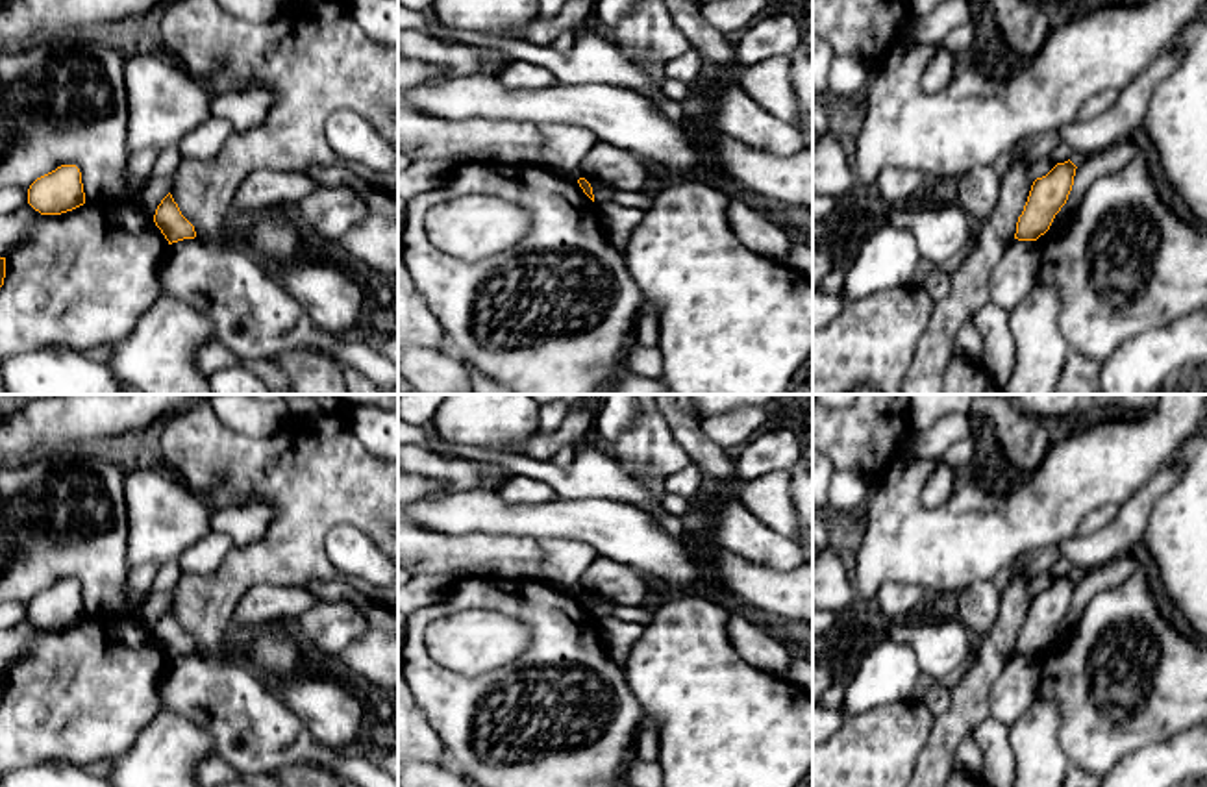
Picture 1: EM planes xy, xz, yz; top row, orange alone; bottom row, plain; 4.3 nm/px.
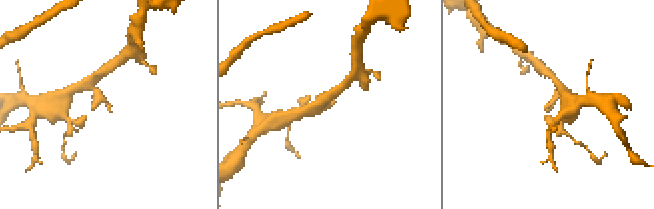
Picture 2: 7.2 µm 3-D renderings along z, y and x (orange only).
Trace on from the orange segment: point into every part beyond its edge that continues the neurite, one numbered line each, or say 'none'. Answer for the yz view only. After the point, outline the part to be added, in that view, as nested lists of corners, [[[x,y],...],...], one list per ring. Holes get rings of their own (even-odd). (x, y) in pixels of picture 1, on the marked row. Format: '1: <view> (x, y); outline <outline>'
none

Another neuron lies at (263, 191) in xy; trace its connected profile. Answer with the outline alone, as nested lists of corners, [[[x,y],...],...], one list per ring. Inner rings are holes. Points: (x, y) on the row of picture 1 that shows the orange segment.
[[[270,170],[250,172],[239,185],[231,211],[239,215],[267,215],[281,211],[287,204],[296,204],[318,185],[305,170]]]

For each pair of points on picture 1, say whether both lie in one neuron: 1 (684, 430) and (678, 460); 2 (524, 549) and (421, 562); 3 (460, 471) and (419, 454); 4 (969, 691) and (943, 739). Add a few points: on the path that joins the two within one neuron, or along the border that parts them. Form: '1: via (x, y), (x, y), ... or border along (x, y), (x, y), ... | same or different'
1: border along (661, 413), (672, 437), (691, 462) | different
2: via (498, 554), (447, 554) | same
3: via (450, 471), (428, 463) | same
4: via (969, 702), (969, 708), (952, 728) | same

